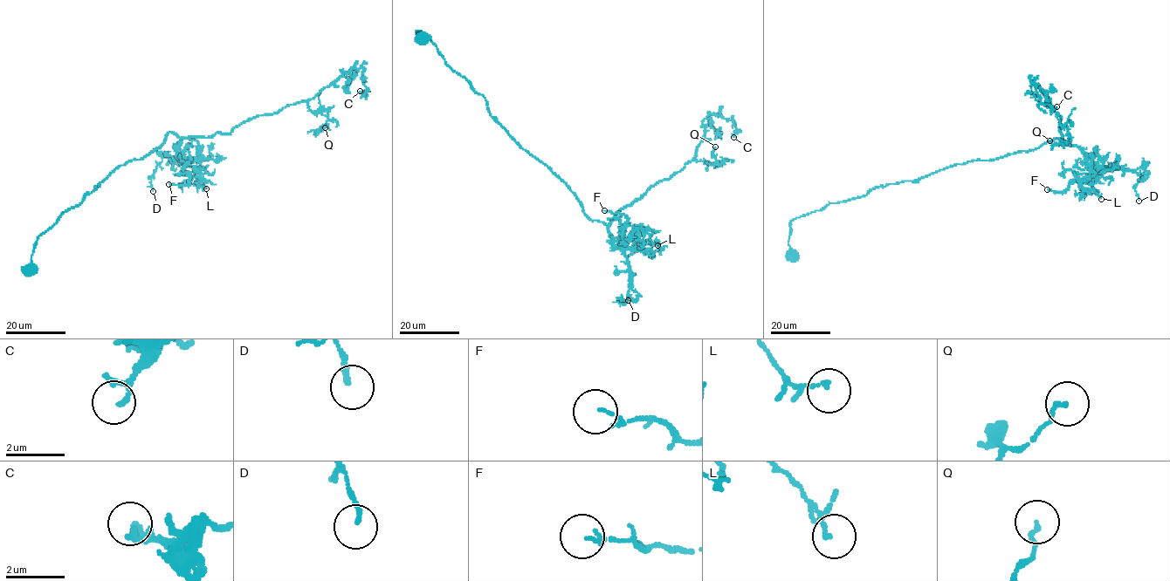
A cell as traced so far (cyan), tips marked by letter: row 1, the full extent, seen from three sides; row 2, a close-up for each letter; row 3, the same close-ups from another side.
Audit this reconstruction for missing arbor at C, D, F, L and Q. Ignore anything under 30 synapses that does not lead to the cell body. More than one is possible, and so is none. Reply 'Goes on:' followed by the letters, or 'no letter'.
Goes on: no letter

